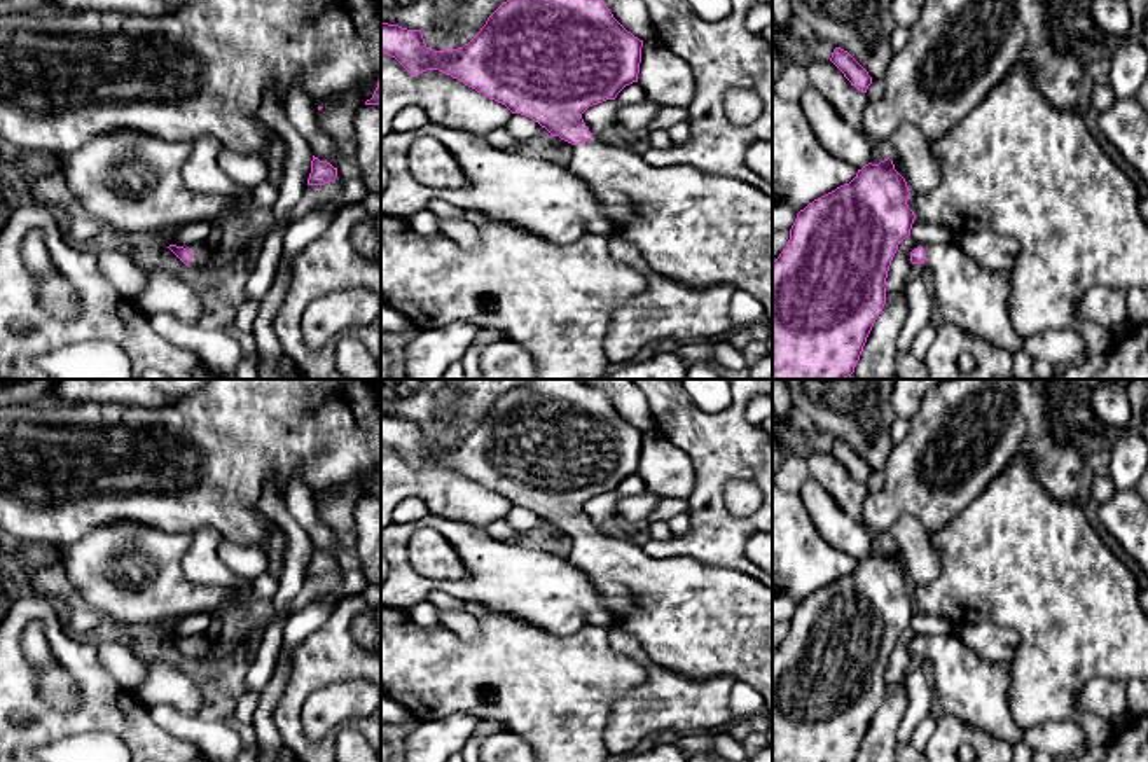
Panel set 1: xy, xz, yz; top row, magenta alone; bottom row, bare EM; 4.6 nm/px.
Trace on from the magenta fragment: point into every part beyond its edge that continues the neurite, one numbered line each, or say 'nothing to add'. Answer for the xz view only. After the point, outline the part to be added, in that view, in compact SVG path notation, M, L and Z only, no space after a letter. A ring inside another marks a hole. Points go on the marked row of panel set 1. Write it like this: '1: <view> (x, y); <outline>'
1: xz (701, 229); M596 138L573 145L566 166L594 192L612 224L608 238L633 243L648 266L671 280L694 288L730 285L751 294L765 309L772 325L772 197L732 177L708 175L692 166L650 166L640 152Z

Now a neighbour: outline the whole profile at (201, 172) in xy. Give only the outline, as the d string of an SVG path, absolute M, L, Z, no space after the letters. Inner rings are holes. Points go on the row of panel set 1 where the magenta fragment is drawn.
M210 135L190 142L192 150L183 163L185 185L201 194L232 196L239 201L252 197L252 189L236 184L218 164L222 143Z

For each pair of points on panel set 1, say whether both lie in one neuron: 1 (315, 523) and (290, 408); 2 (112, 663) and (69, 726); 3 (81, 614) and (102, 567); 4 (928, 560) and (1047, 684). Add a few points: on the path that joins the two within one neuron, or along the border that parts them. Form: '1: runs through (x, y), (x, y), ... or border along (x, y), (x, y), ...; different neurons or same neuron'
1: border along (285, 483), (297, 476), (317, 498); different neurons
2: border along (98, 652), (98, 661), (110, 677), (135, 696); different neurons
3: border along (77, 600), (103, 616); different neurons
4: border along (930, 533), (939, 572), (930, 581), (911, 586); different neurons

